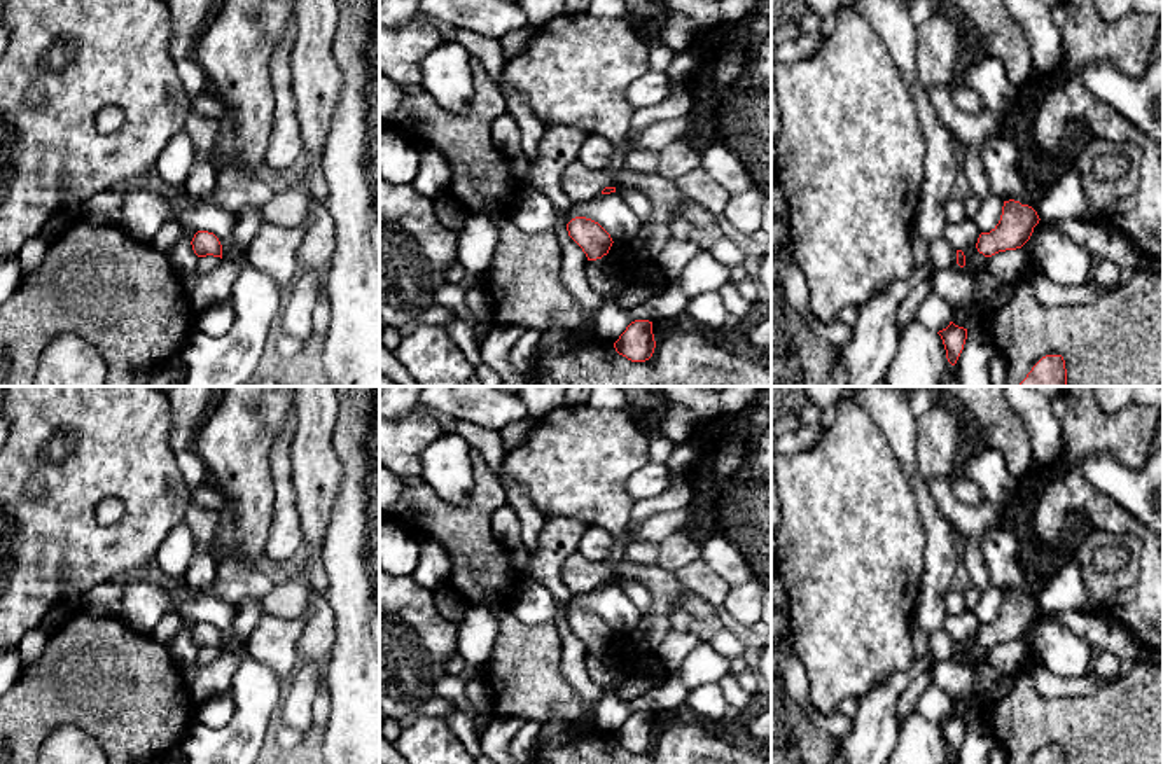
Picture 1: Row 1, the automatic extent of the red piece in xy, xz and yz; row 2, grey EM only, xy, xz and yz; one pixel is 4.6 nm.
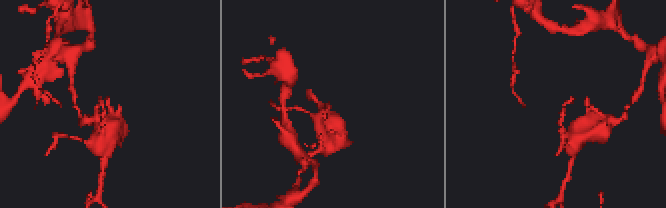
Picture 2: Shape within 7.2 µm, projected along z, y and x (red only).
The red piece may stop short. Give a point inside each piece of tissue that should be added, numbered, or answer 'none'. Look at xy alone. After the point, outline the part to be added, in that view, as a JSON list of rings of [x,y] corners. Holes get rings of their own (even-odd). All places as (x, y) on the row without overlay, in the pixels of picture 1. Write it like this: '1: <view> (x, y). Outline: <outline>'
none

